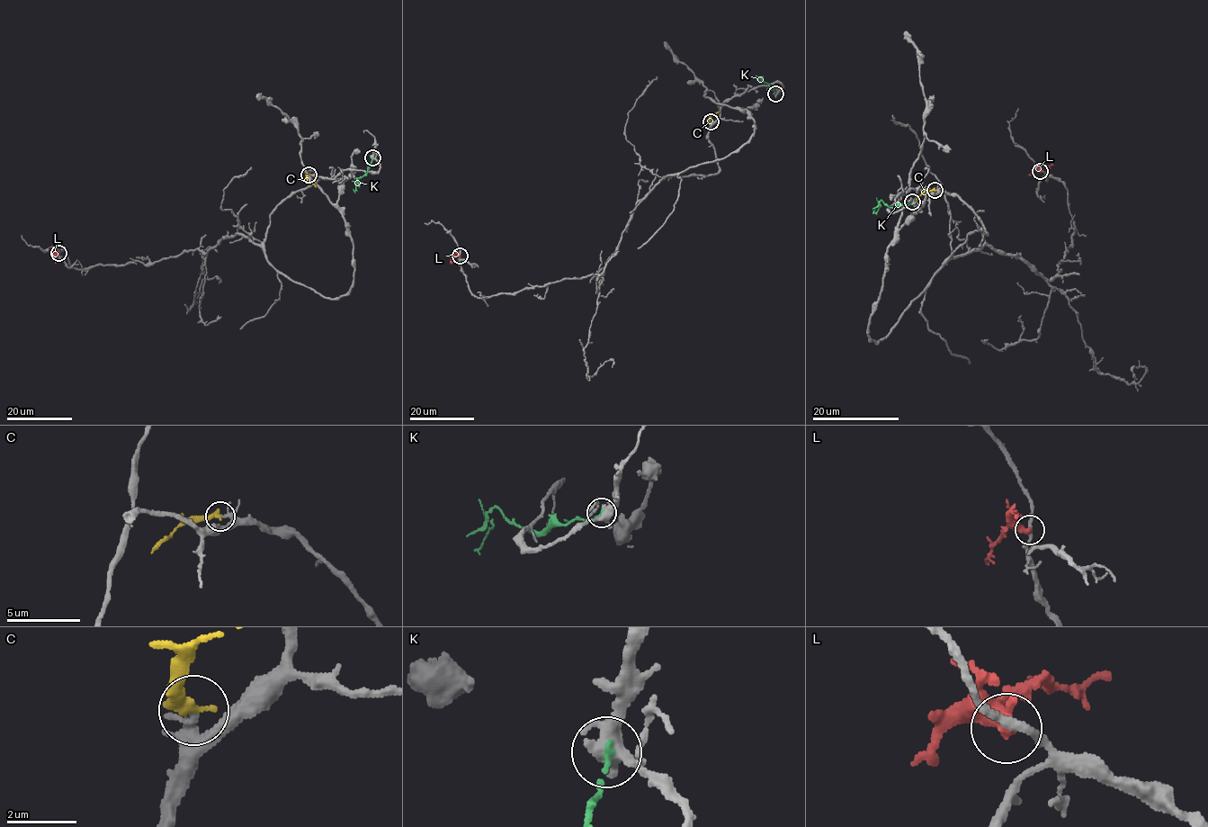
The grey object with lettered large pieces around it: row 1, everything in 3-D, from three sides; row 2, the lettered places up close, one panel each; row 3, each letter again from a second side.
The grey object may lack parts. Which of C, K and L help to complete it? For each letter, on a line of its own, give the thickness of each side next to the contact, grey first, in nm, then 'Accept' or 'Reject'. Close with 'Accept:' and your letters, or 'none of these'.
C: Thickness 220 nm (grey) against 400 nm. Accept
K: Thickness 360 nm (grey) against 140 nm. Reject
L: Thickness 240 nm (grey) against 460 nm. Reject
Accept: C

